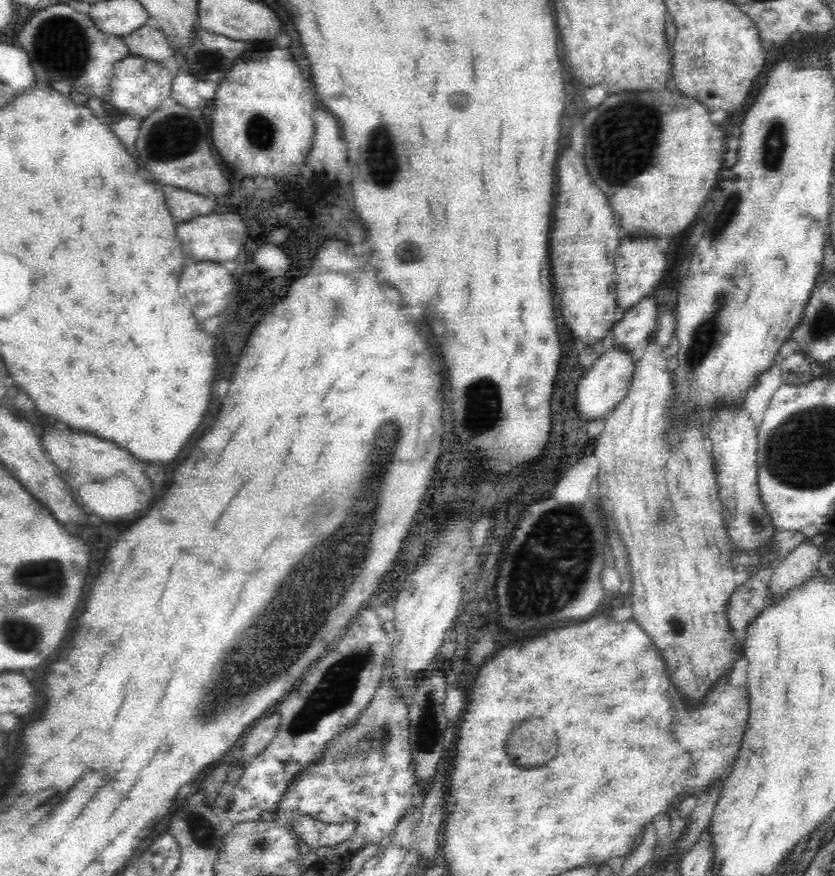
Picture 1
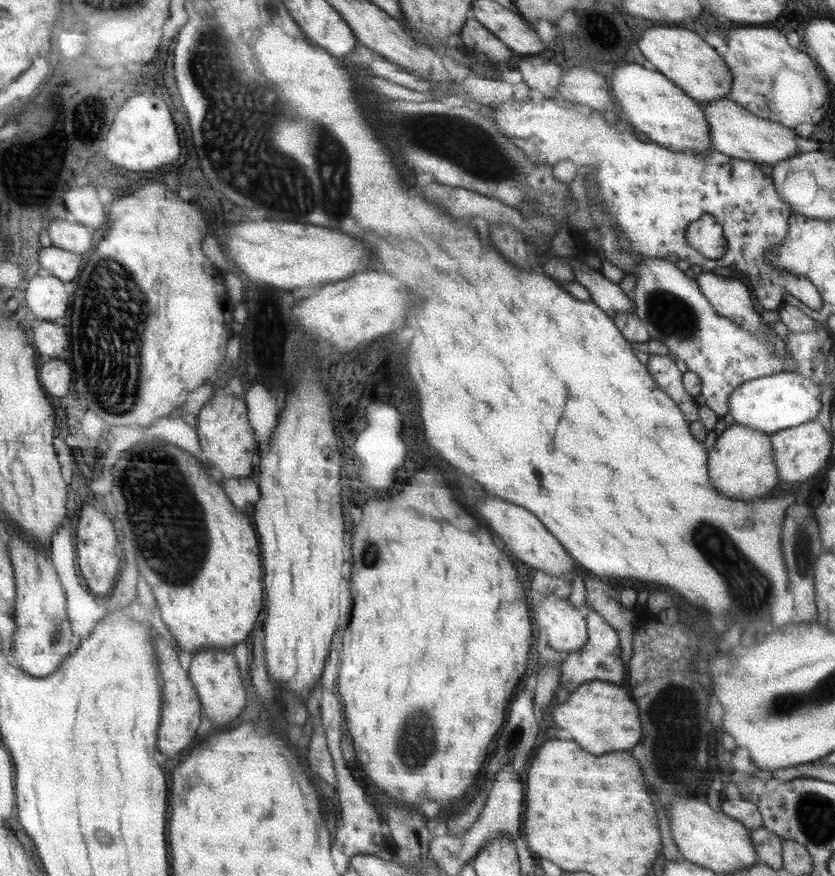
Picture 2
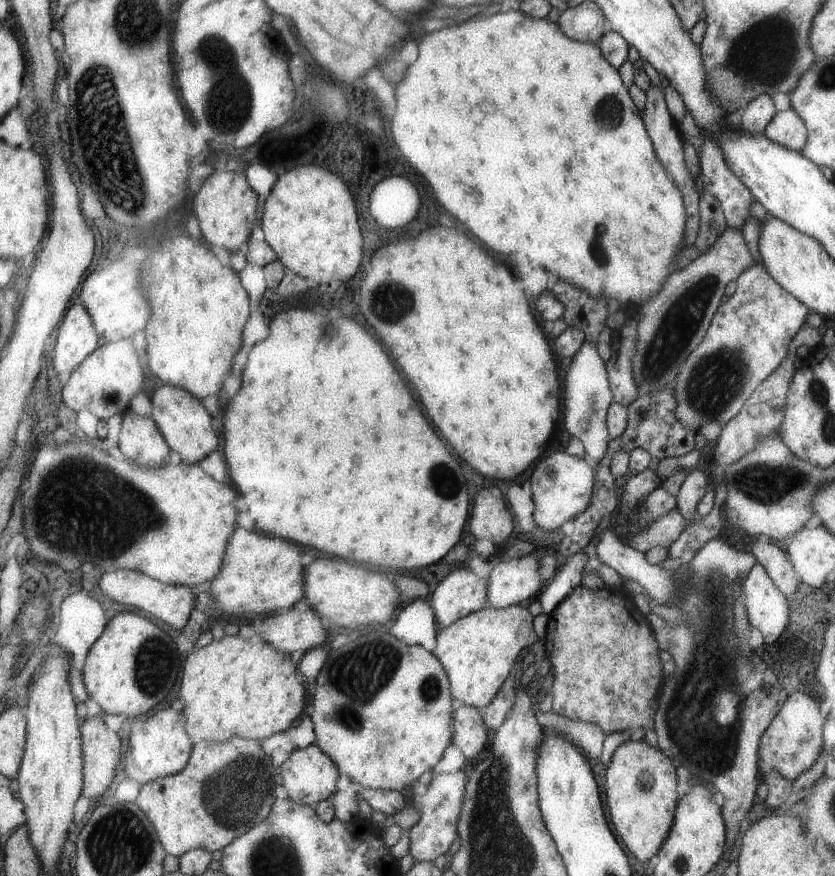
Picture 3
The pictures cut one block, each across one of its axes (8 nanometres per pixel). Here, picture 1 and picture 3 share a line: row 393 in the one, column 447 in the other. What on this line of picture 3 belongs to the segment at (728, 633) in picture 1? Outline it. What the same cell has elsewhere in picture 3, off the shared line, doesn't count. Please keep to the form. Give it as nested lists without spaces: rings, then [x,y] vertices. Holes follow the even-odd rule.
[[[509,606],[505,610],[487,608],[475,612],[449,628],[441,628],[439,646],[435,656],[447,670],[453,684],[453,698],[461,704],[485,710],[491,702],[503,692],[509,674],[515,670],[513,666],[519,660],[523,648],[533,648],[539,640],[533,624],[535,616],[523,606]]]

